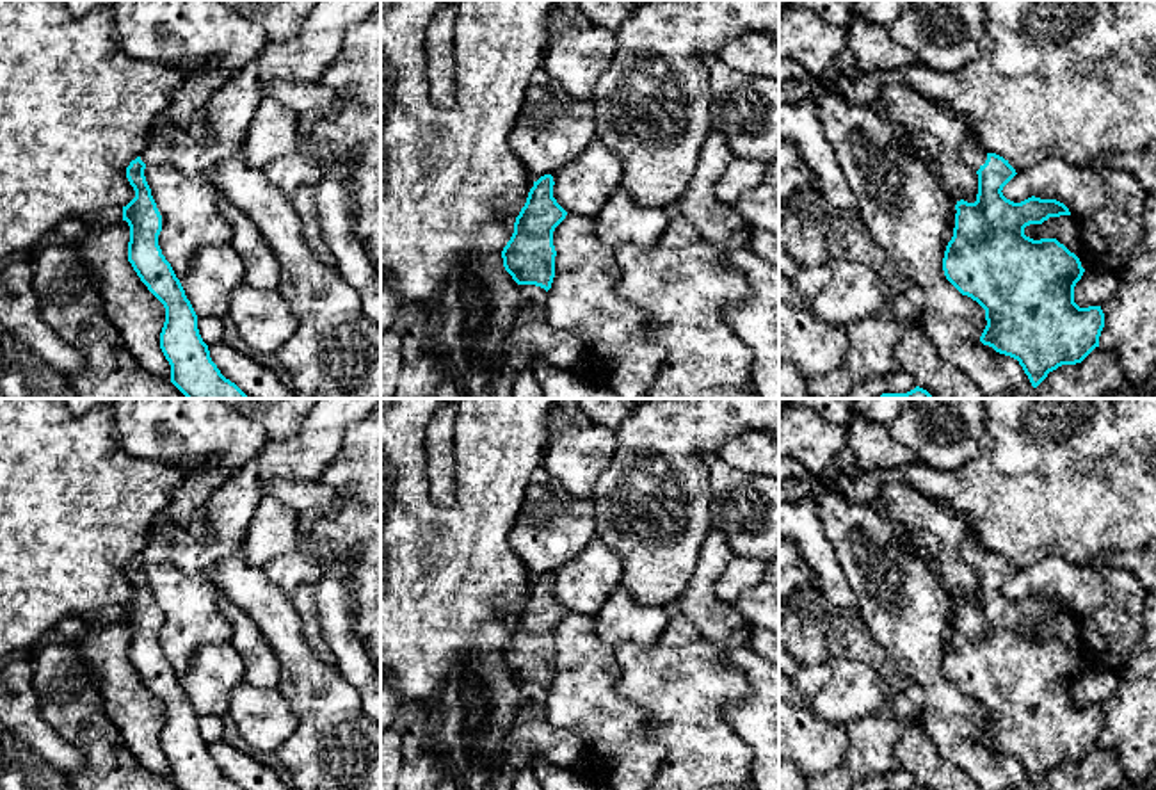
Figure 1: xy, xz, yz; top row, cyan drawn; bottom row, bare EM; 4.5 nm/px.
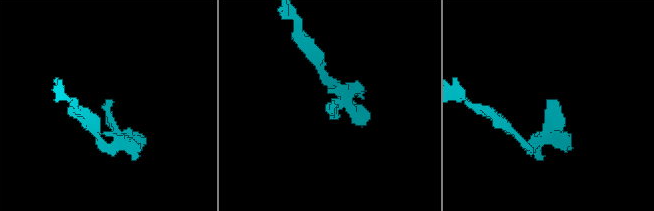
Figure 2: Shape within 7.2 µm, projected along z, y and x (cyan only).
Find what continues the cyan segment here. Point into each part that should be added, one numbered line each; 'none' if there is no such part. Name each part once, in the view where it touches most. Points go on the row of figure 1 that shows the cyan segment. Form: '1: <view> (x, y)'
1: yz (973, 153)

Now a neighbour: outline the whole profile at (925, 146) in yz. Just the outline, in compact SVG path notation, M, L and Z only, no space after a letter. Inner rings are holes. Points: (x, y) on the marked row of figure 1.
M900 130L900 132L905 137L909 149L916 157L923 158L928 165L932 165L937 160L941 148L935 137L909 130Z

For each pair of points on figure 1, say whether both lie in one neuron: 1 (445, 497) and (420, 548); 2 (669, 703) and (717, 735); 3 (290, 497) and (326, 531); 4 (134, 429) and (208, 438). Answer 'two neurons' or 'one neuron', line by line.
1: two neurons
2: one neuron
3: two neurons
4: one neuron

